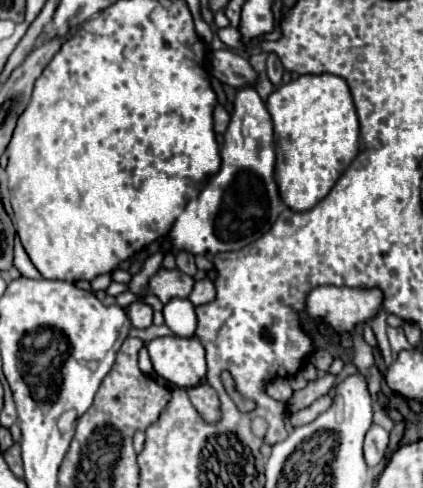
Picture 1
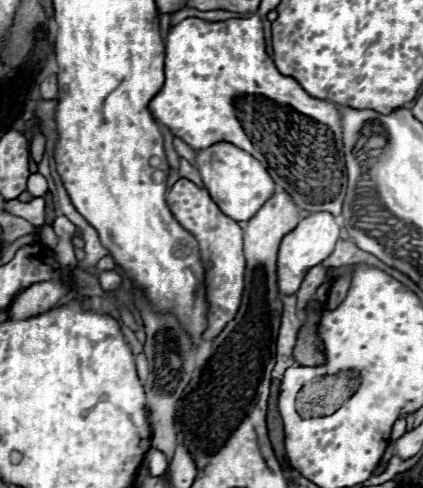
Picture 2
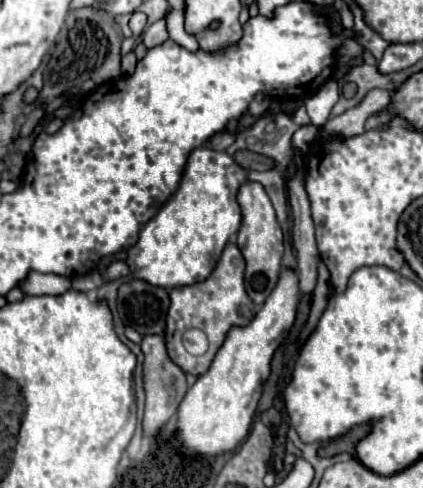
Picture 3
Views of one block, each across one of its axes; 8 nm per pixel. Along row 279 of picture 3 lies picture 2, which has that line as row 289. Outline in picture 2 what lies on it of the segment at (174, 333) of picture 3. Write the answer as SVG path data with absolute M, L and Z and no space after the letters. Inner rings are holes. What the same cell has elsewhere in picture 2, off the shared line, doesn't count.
M180 178L168 192L168 204L176 220L196 236L200 246L200 258L206 268L206 298L208 298L208 328L202 334L204 340L212 340L218 336L224 326L236 316L242 290L244 290L244 276L246 259L242 254L242 228L236 220L224 216L220 208L214 204L206 188L198 188L194 182Z

